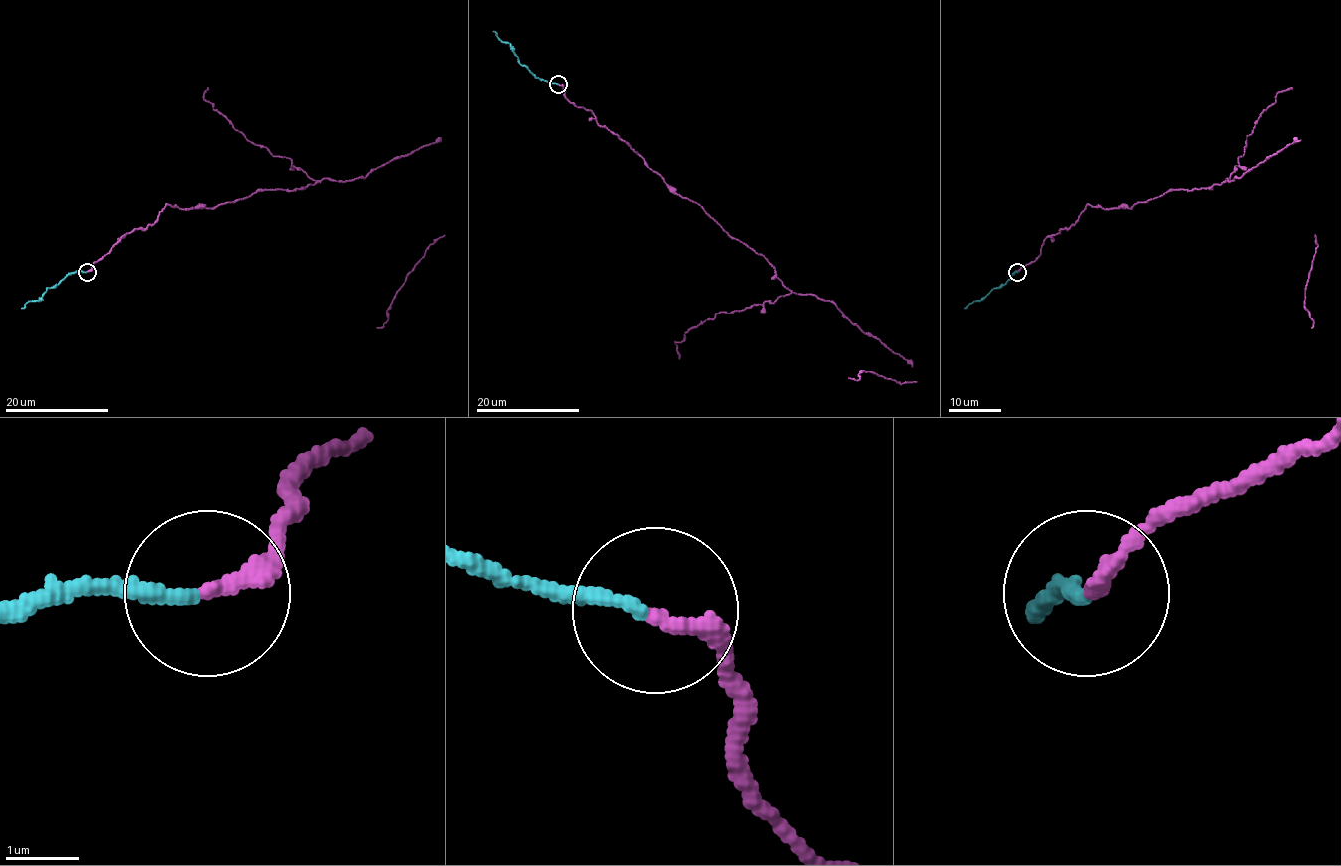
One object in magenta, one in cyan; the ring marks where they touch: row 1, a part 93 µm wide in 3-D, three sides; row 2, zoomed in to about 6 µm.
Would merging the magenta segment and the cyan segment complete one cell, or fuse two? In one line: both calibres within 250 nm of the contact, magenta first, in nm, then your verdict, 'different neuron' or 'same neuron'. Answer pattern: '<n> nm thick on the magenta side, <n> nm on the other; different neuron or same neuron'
240 nm thick on the magenta side, 200 nm on the other; different neuron

